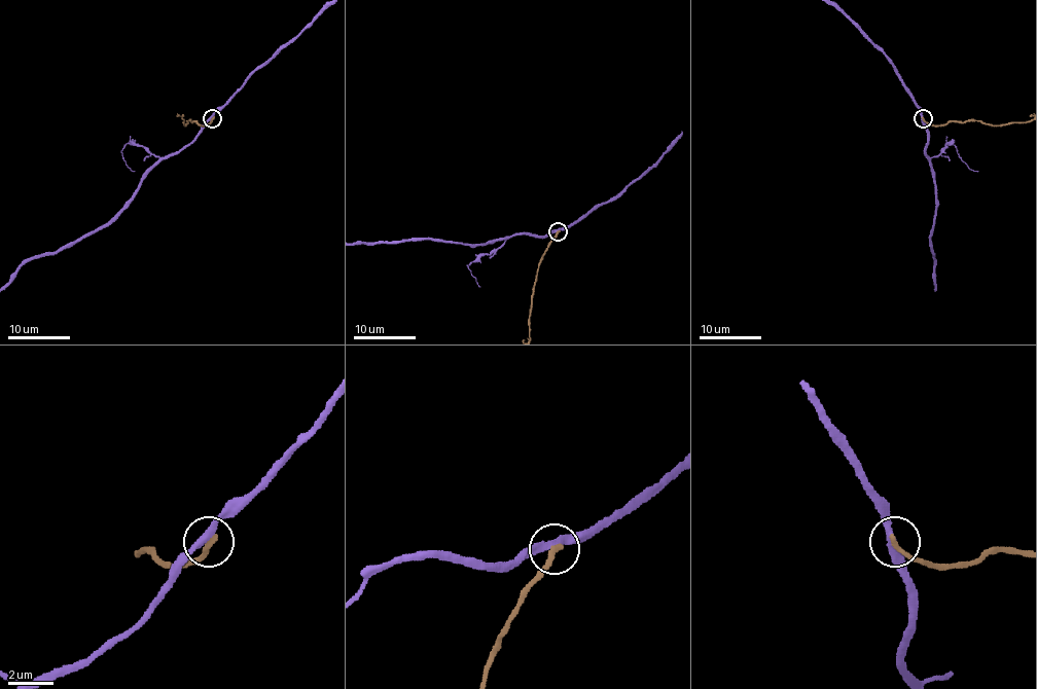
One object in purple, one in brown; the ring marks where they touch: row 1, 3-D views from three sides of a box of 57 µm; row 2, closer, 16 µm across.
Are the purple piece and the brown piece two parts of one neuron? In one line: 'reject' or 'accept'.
reject

